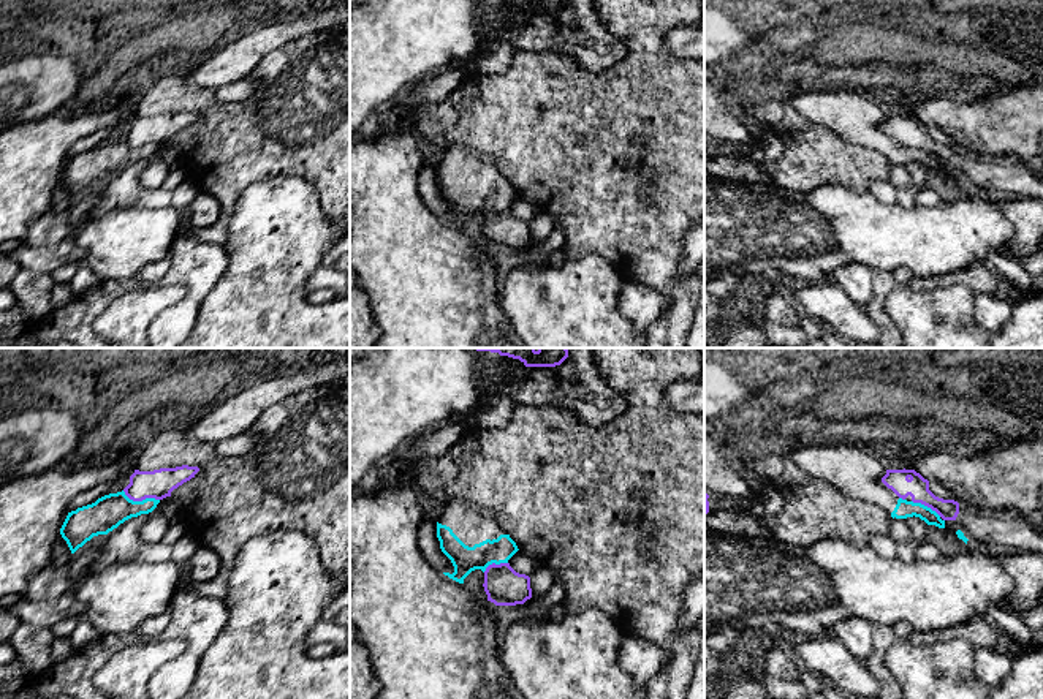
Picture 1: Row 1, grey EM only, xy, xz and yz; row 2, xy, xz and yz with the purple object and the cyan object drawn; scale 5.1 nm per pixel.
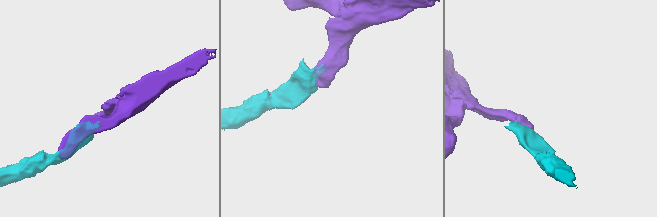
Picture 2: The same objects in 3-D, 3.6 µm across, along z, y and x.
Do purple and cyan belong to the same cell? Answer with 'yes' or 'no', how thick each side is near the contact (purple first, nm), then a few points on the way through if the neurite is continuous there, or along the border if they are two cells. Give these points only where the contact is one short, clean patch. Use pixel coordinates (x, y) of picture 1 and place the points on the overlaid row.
no; 150 nm thick on the purple side, 170 nm on the other; border along xy (122, 491), (133, 500), (159, 500)

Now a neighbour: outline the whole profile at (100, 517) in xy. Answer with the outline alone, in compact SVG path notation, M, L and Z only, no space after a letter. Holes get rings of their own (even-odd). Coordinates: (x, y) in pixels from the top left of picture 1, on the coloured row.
M125 492L109 493L95 503L68 512L60 535L66 541L71 554L98 535L108 535L131 517L152 512L160 500L130 500Z

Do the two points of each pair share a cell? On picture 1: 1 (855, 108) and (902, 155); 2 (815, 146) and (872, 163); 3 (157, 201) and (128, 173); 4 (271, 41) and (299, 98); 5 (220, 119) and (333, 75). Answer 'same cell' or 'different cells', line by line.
1: same cell
2: same cell
3: same cell
4: different cells
5: same cell

